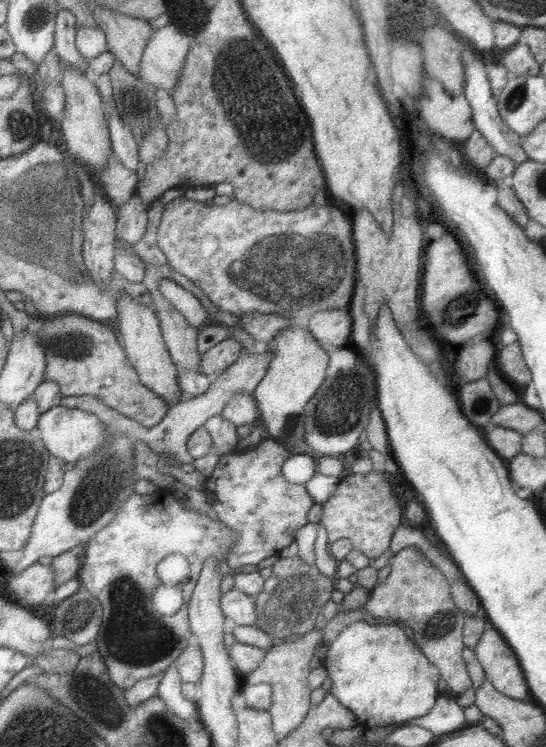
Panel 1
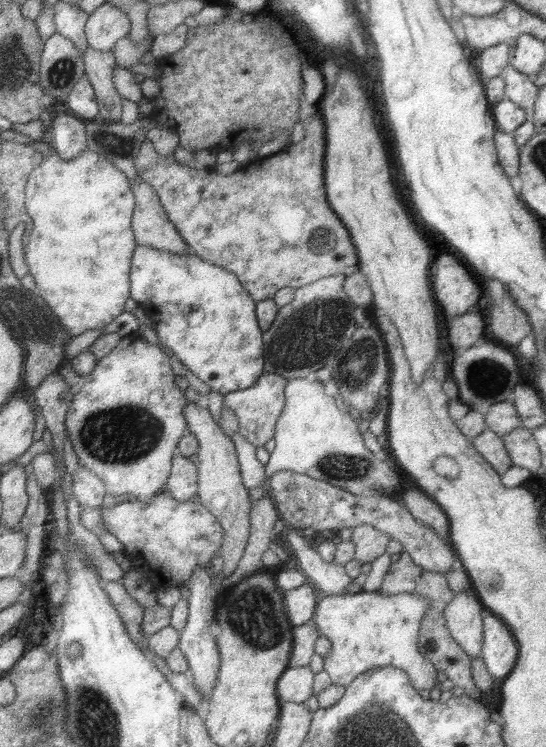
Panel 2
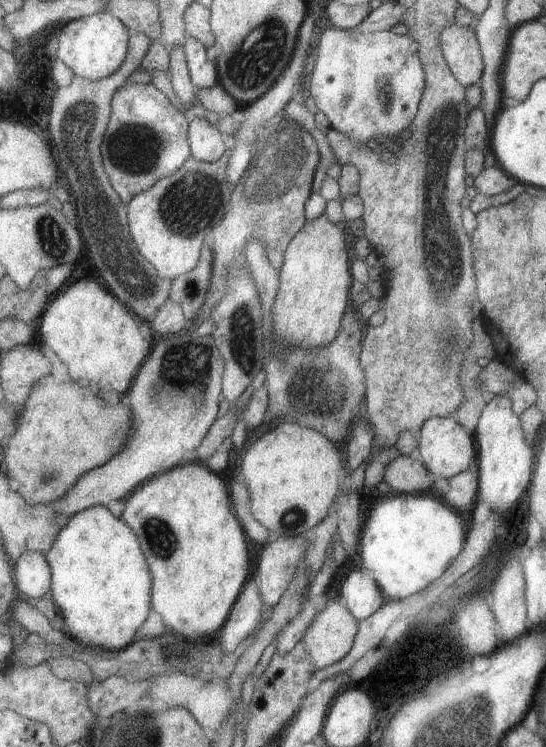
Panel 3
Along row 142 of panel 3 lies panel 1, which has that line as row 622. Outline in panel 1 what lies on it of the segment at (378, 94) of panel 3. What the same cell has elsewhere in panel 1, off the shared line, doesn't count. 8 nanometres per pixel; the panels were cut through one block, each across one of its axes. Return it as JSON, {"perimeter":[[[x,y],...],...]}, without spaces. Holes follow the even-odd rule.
{"perimeter":[[[351,622],[337,638],[327,646],[327,656],[323,660],[323,668],[329,670],[331,690],[341,706],[351,710],[351,714],[357,718],[359,726],[371,728],[371,726],[389,726],[399,722],[409,722],[413,718],[421,718],[429,714],[429,710],[435,706],[437,696],[441,692],[437,690],[439,670],[423,656],[423,652],[417,648],[415,642],[407,640],[407,634],[403,634],[403,626],[369,626],[367,622]]]}

